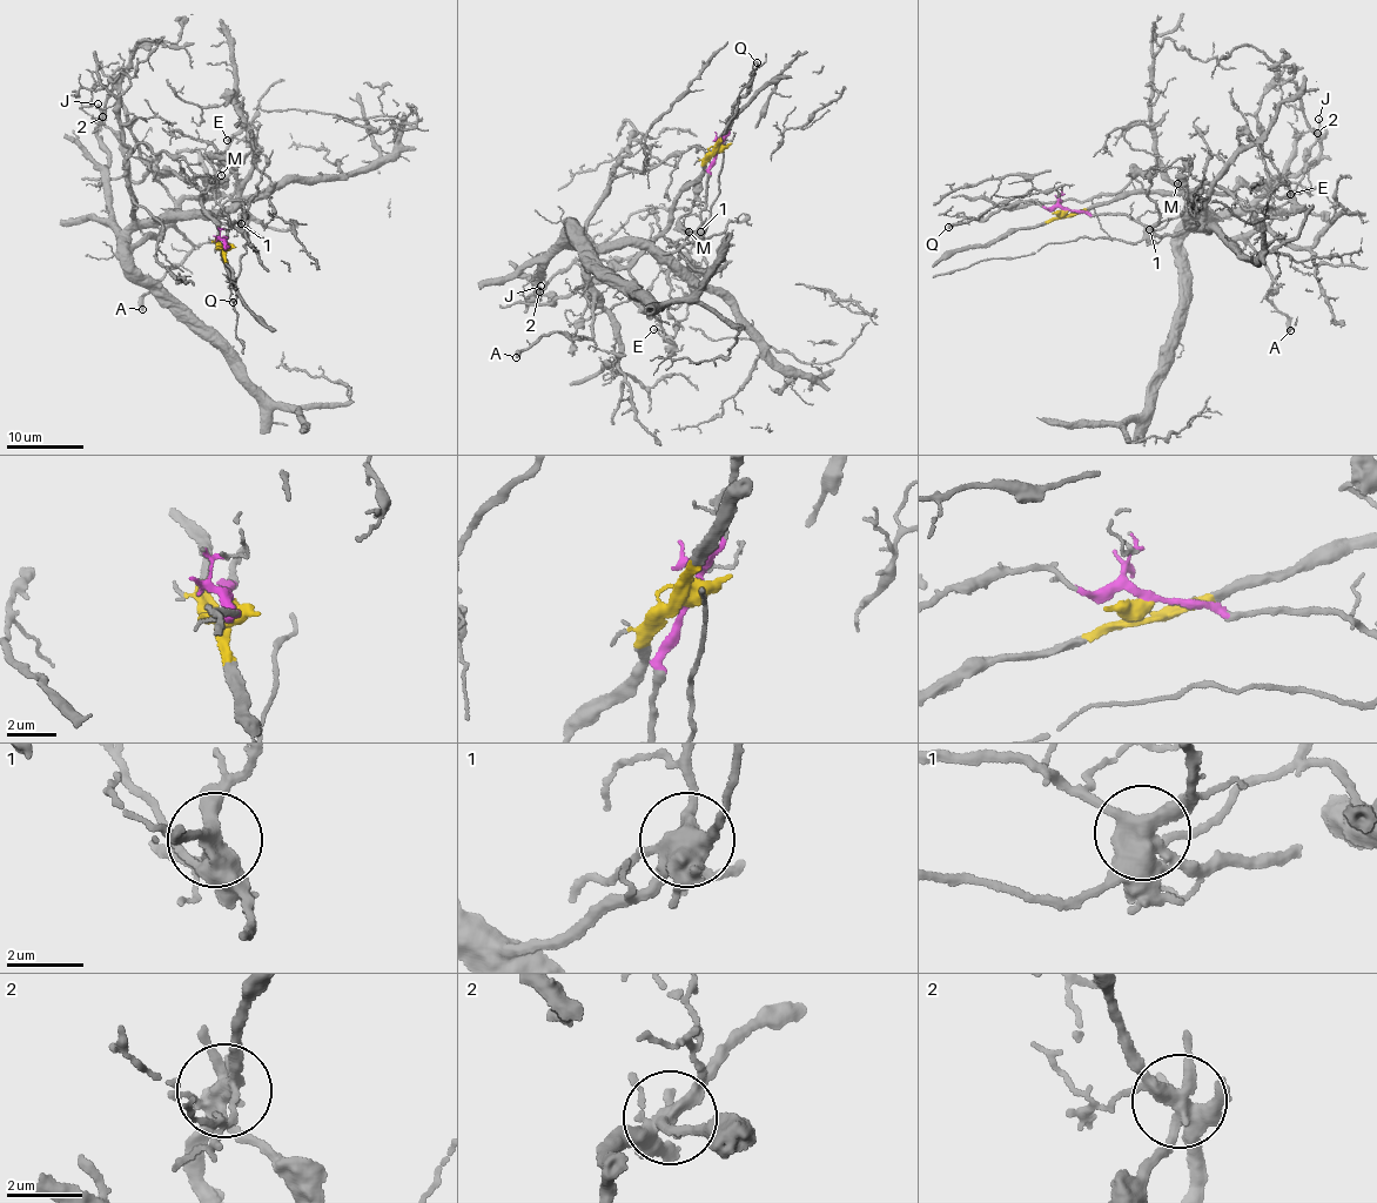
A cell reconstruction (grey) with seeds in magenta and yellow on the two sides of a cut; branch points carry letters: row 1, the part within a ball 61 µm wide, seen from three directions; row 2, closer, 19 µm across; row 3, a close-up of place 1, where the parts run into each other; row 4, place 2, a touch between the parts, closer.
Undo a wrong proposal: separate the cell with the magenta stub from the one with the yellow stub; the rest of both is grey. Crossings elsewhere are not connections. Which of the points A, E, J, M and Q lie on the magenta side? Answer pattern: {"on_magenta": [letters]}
{"on_magenta": ["A", "Q"]}

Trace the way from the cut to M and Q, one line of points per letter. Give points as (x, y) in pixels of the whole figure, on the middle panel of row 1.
M: (717, 150), (703, 176), (678, 195), (692, 182), (694, 203), (679, 220), (689, 230)
Q: (717, 150), (729, 133), (731, 105), (750, 88), (750, 74), (758, 62)

